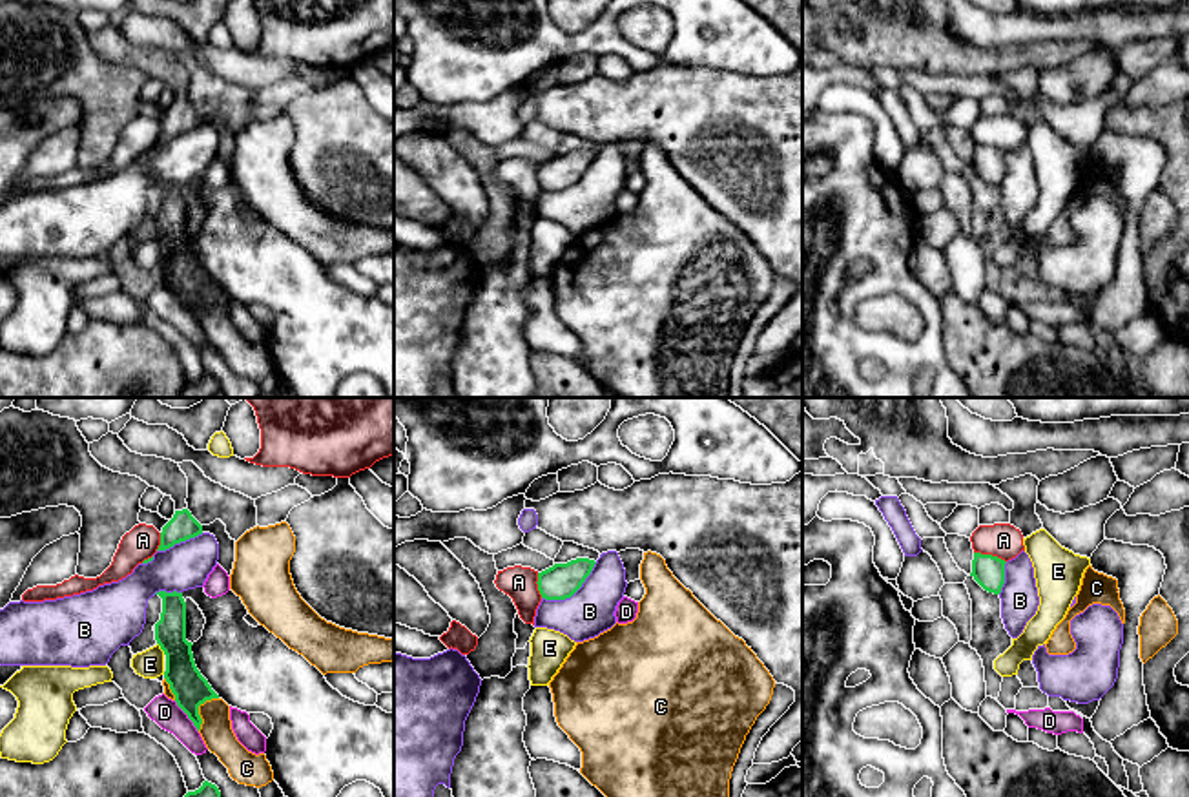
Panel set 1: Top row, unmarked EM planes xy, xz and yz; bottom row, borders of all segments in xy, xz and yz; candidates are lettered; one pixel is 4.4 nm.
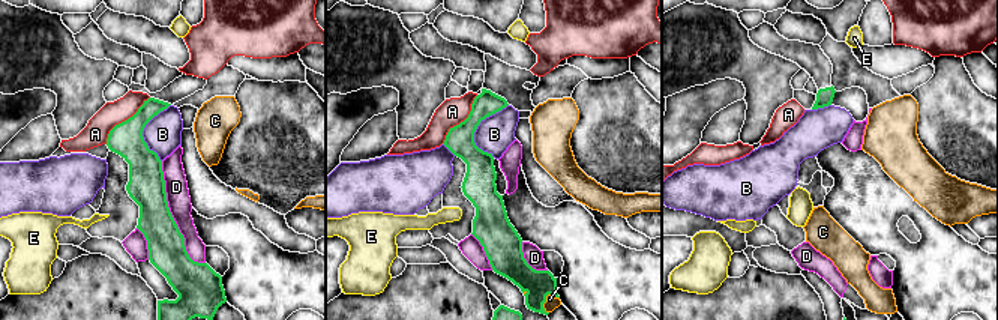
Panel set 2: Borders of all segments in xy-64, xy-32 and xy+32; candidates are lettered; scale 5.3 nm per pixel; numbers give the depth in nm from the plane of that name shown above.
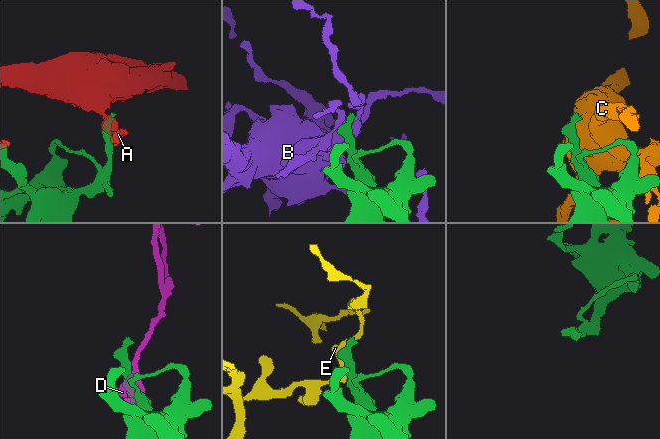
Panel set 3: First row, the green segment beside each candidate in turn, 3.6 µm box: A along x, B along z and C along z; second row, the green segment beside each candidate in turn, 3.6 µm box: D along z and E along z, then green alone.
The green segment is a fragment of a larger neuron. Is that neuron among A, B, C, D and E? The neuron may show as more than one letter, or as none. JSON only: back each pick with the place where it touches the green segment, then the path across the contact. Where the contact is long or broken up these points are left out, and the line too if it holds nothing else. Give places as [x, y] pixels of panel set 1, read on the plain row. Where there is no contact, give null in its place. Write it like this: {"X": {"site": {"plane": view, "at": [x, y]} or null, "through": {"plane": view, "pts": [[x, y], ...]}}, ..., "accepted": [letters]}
{"accepted": []}

